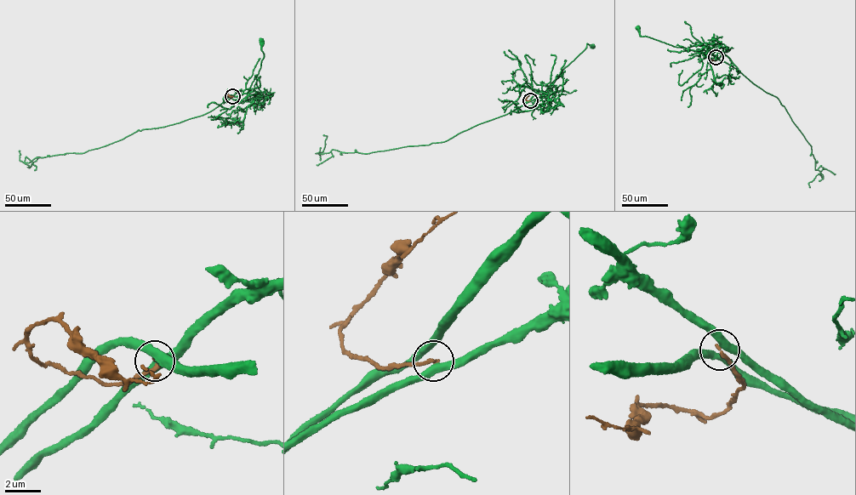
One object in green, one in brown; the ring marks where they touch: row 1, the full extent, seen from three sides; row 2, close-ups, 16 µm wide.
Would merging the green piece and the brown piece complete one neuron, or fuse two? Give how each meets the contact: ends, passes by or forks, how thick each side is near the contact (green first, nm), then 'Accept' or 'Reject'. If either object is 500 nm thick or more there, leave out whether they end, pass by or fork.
At the ring green forks. At the ring brown ends. Thickness 360 nm (green) against 200 nm. Reject

